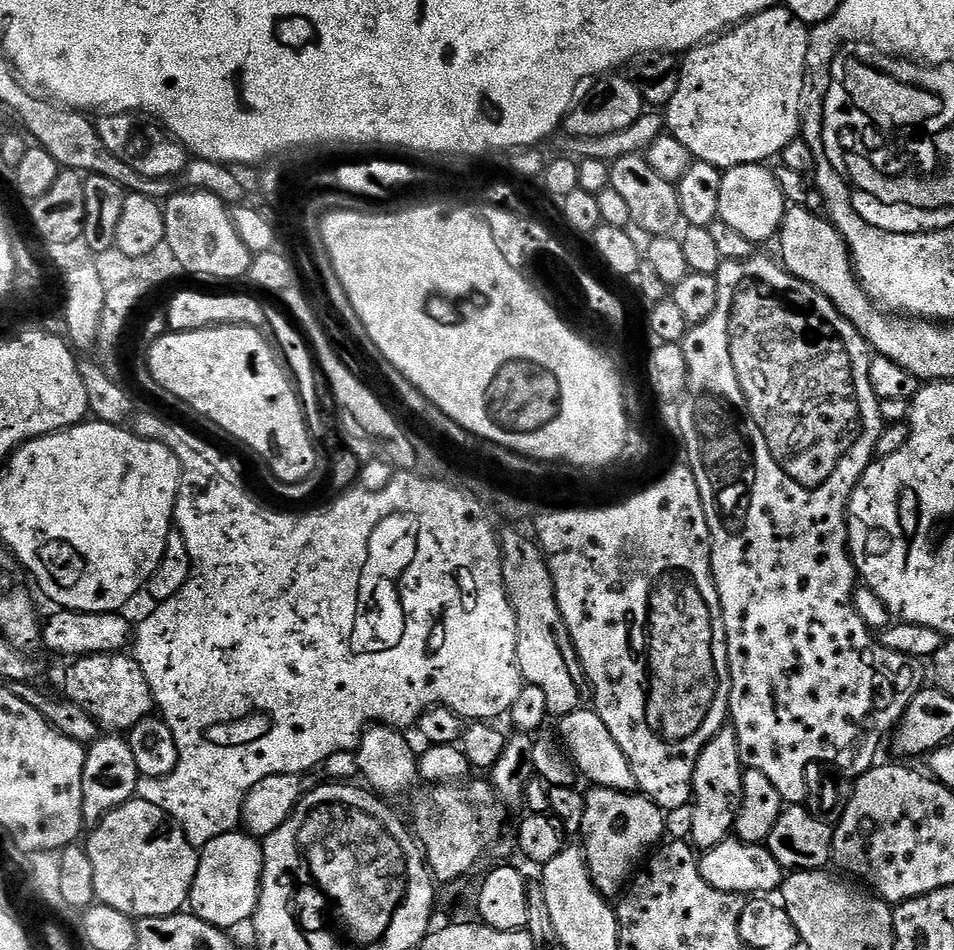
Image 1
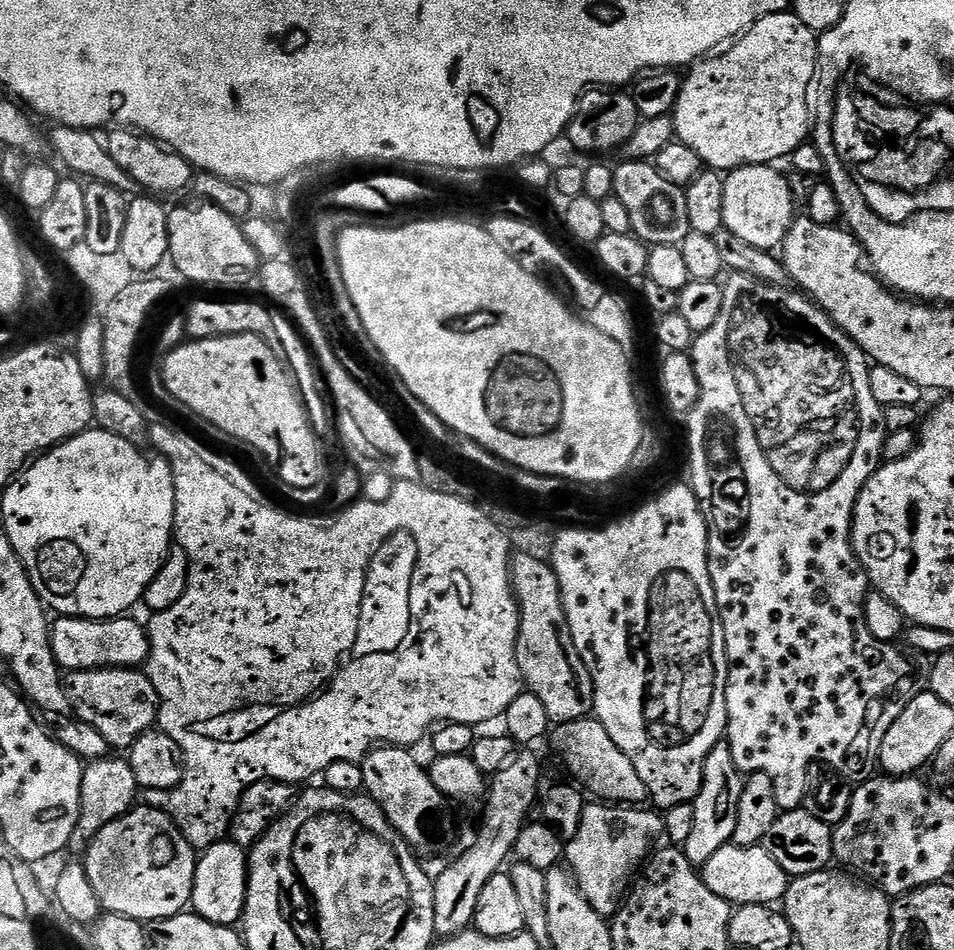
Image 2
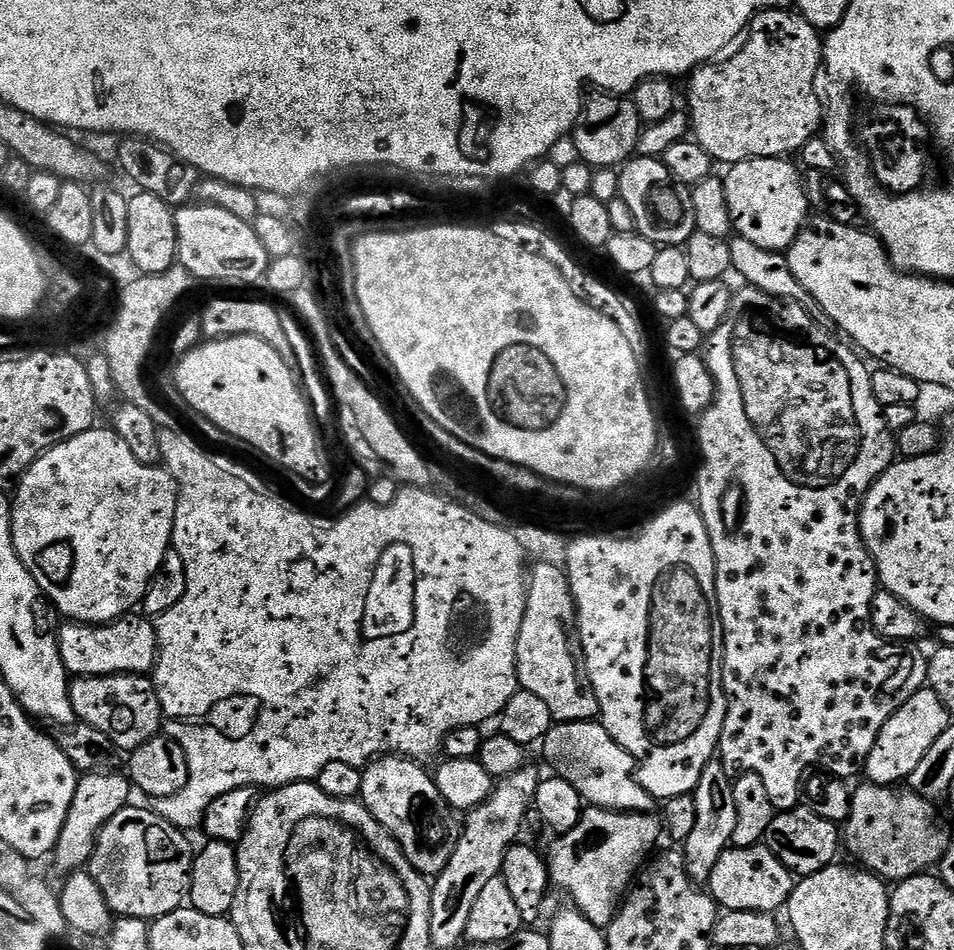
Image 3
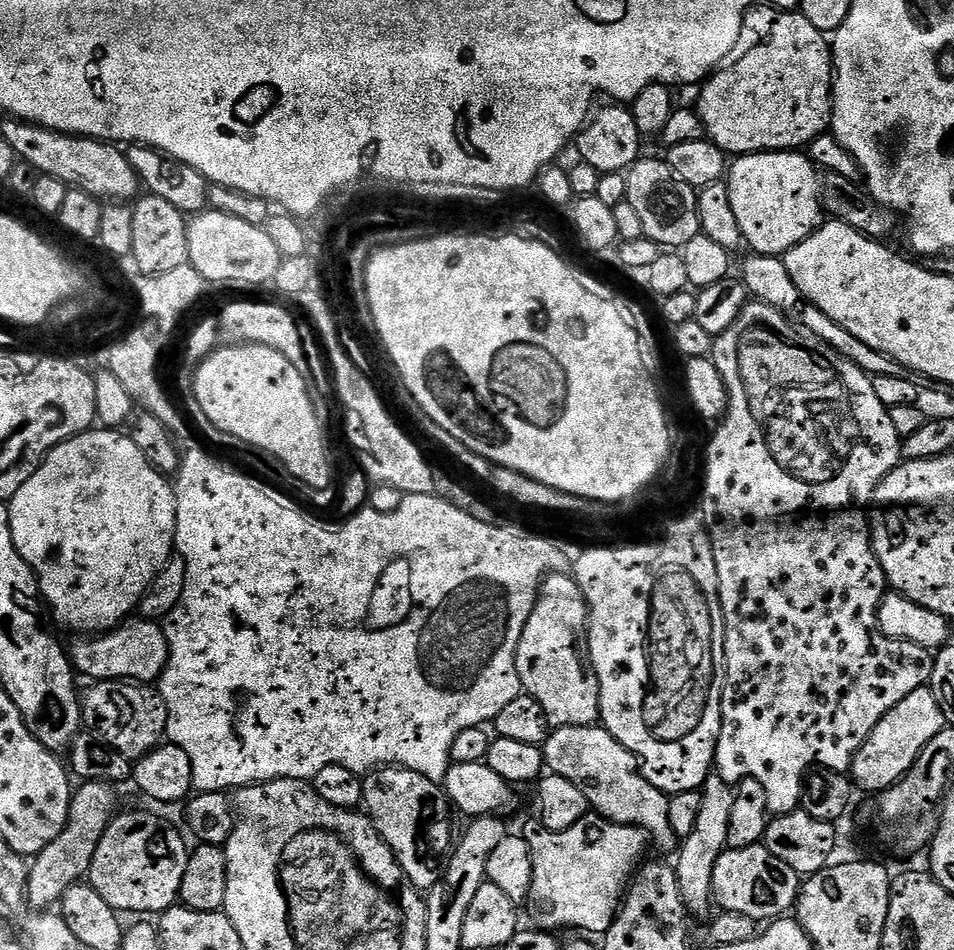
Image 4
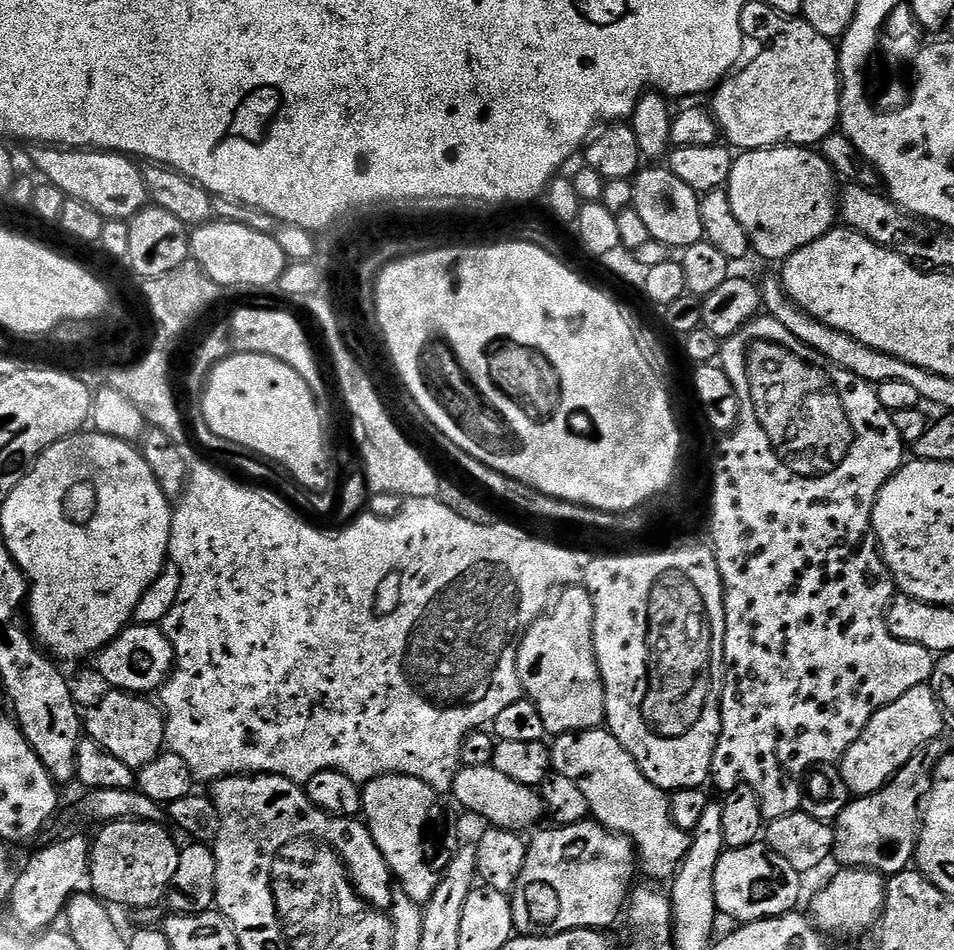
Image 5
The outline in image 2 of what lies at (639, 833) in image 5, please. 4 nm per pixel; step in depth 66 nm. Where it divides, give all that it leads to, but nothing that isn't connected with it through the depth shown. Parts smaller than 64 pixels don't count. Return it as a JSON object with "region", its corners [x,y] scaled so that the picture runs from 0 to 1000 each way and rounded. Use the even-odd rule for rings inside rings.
{"region":[[[613,756],[584,762],[578,767],[578,779],[588,802],[595,807],[596,815],[601,817],[596,818],[613,835],[622,834],[625,837],[622,839],[630,843],[649,844],[654,848],[671,848],[680,841],[673,819],[669,819],[669,811],[665,811],[660,798],[656,798],[656,794],[652,794],[652,789],[644,785],[644,777],[635,773],[628,758]]]}

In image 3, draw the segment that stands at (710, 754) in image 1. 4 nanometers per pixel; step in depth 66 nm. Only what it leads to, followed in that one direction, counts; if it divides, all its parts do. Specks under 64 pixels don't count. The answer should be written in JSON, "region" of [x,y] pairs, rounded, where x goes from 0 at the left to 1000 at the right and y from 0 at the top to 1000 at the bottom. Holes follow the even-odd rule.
{"region":[[[747,798],[740,806],[740,811],[736,811],[736,819],[727,835],[732,861],[727,864],[727,875],[723,878],[723,882],[715,885],[717,915],[731,932],[741,932],[748,920],[748,912],[753,912],[753,903],[757,903],[757,899],[763,896],[767,887],[769,865],[774,862],[774,853],[769,853],[768,824],[768,818],[763,816],[763,812],[754,799]]]}

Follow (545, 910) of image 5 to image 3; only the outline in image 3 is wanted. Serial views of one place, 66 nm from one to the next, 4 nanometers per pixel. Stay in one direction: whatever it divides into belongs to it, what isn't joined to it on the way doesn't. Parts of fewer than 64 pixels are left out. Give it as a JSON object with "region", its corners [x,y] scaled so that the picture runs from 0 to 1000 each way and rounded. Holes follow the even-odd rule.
{"region":[[[613,849],[606,869],[580,883],[583,885],[579,894],[572,897],[574,925],[593,942],[600,943],[599,951],[604,959],[623,971],[623,975],[630,979],[636,978],[669,919],[689,896],[692,876],[694,880],[691,858]]]}

